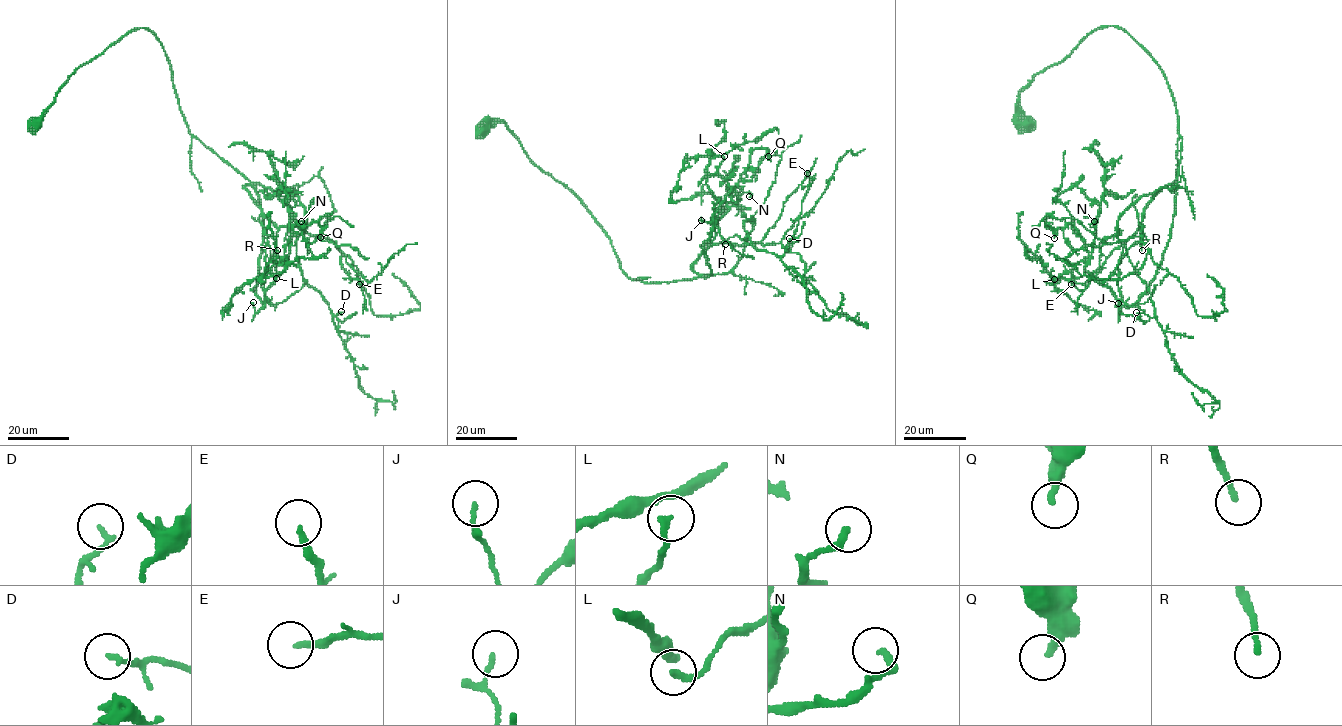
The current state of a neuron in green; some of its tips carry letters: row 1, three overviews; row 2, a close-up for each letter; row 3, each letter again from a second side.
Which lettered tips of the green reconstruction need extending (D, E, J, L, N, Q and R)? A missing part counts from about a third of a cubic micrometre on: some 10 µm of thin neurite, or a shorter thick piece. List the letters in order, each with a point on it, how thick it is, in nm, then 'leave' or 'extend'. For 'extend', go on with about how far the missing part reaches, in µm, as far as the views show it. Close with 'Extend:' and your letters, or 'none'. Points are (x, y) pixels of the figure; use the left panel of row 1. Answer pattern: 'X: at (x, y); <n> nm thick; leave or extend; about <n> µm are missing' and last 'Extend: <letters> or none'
D: at (341, 311); 160 nm thick; leave
E: at (359, 284); 200 nm thick; leave
J: at (253, 302); 100 nm thick; leave
L: at (276, 278); 150 nm thick; leave
N: at (301, 221); 240 nm thick; leave
Q: at (320, 237); 240 nm thick; leave
R: at (277, 250); 180 nm thick; extend; about 35 µm are missing
Extend: R

